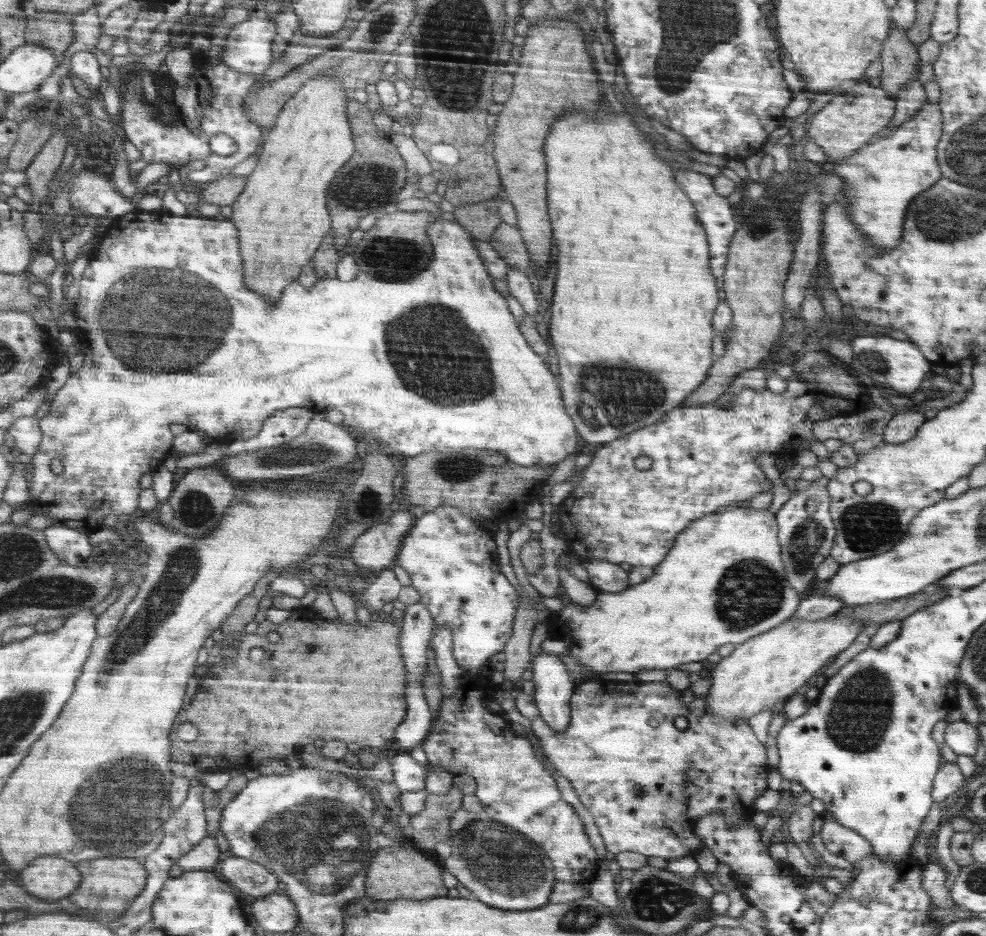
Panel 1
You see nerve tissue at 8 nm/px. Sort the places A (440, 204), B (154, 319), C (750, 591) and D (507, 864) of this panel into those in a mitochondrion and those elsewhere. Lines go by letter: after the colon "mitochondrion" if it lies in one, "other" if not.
A: other
B: mitochondrion
C: mitochondrion
D: mitochondrion

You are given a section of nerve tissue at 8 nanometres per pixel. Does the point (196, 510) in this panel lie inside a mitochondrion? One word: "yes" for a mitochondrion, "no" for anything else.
yes

